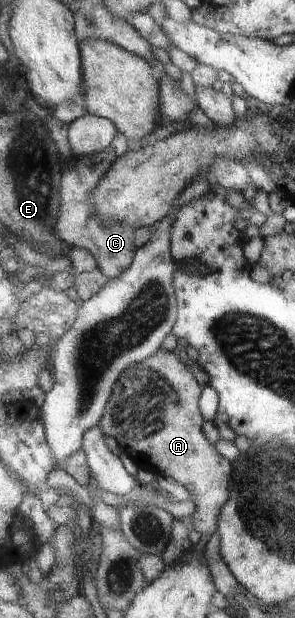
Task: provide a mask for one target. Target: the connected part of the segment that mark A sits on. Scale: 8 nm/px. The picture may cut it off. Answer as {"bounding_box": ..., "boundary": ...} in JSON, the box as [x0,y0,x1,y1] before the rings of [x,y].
{"bounding_box":[100,349,235,537],"boundary":[[[161,349],[147,361],[130,367],[119,379],[100,426],[108,436],[118,441],[121,449],[134,459],[139,469],[148,468],[155,471],[154,477],[158,474],[173,477],[188,489],[190,499],[194,500],[198,507],[189,520],[201,534],[211,537],[219,531],[223,509],[230,501],[235,468],[232,460],[221,455],[212,438],[204,435],[206,419],[200,411],[202,391],[204,387],[186,363],[186,357],[177,350]]]}

